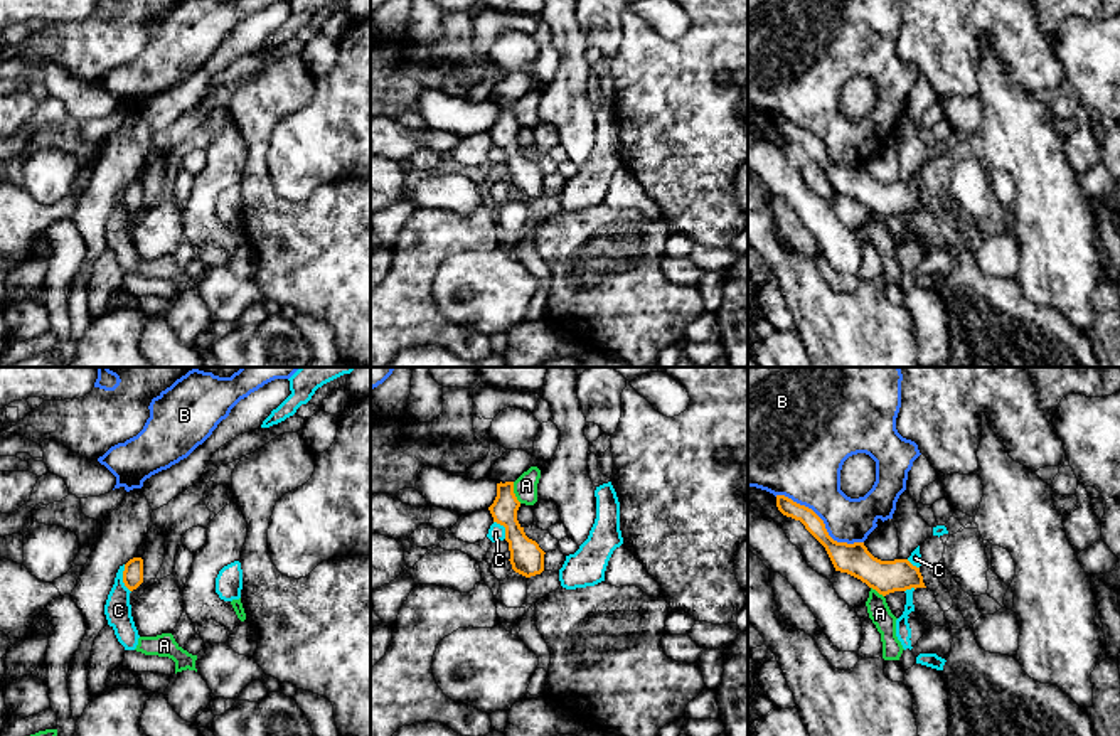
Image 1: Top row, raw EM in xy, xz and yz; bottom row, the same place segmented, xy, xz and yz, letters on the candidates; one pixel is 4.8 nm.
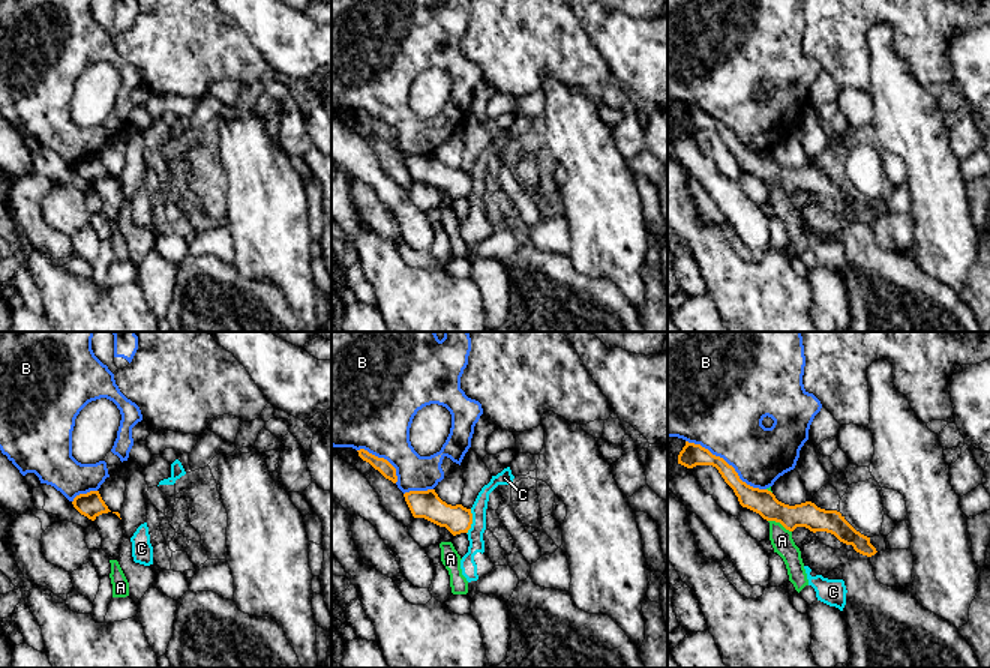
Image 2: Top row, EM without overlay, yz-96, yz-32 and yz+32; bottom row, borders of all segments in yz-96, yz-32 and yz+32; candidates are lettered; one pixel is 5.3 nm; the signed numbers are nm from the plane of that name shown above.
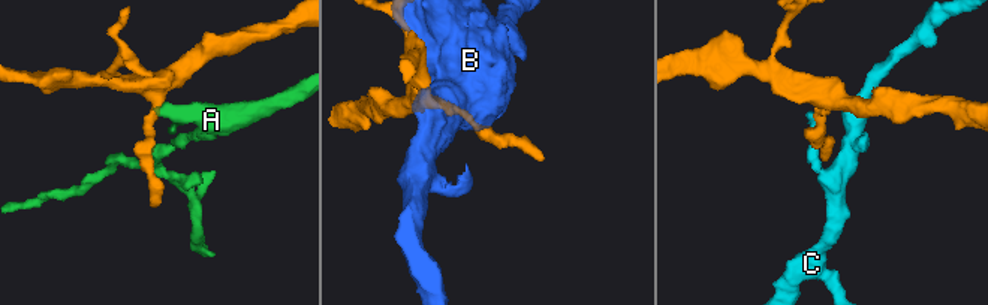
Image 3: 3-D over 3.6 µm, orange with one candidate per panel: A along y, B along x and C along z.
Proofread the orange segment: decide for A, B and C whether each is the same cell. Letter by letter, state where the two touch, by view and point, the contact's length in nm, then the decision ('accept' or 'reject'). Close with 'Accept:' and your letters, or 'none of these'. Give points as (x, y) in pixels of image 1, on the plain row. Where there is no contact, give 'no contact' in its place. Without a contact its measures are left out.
A: contact xz (512, 115); length 110 nm; reject
B: contact yz (822, 144); length 480 nm; reject
C: contact xy (123, 201); length 140 nm; reject
Accept: none of these

